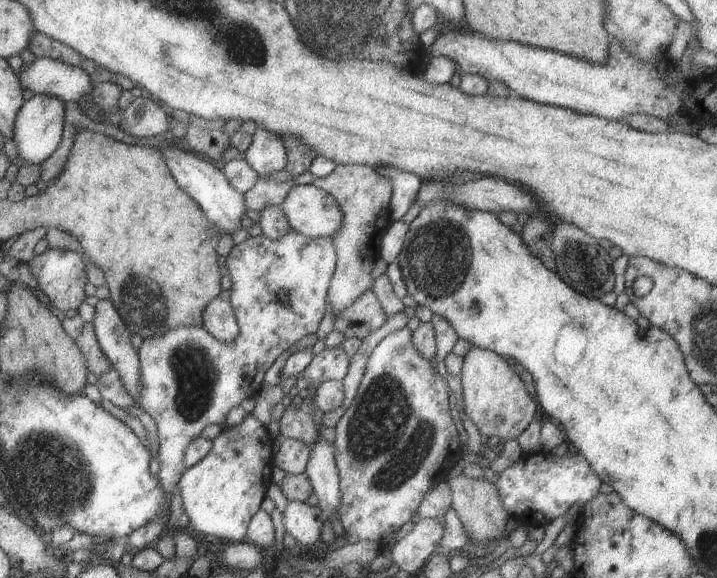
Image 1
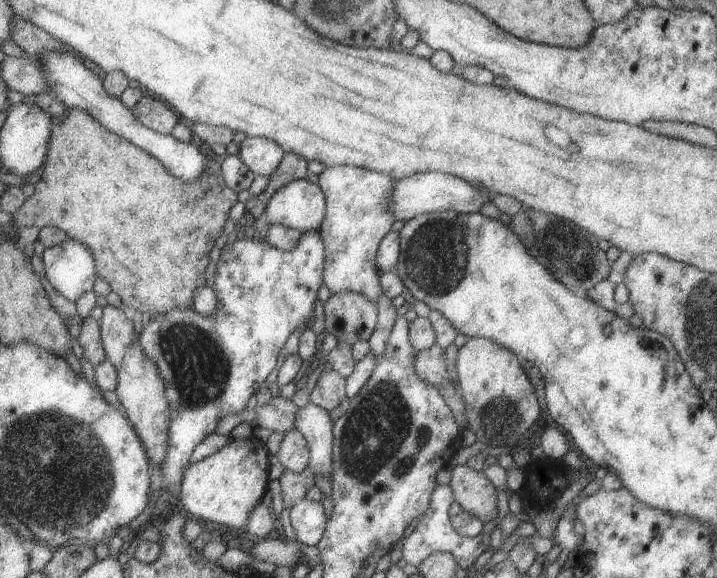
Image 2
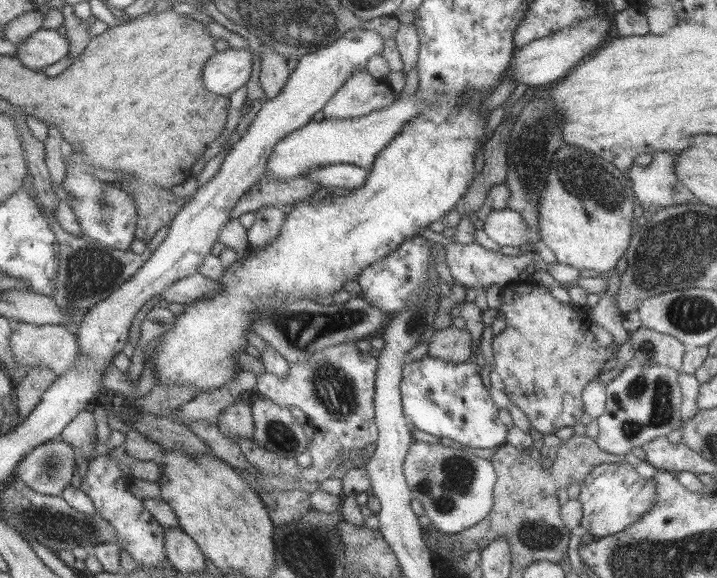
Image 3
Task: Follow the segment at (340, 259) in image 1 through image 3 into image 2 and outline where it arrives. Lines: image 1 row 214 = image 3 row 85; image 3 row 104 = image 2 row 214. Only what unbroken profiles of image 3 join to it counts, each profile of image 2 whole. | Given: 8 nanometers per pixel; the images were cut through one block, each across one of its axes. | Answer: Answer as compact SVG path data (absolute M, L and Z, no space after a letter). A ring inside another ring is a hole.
M346 165L325 167L318 176L316 186L326 201L325 215L318 229L324 249L322 282L330 293L350 291L376 304L382 291L374 259L379 242L395 221L388 212L388 194L393 179Z

